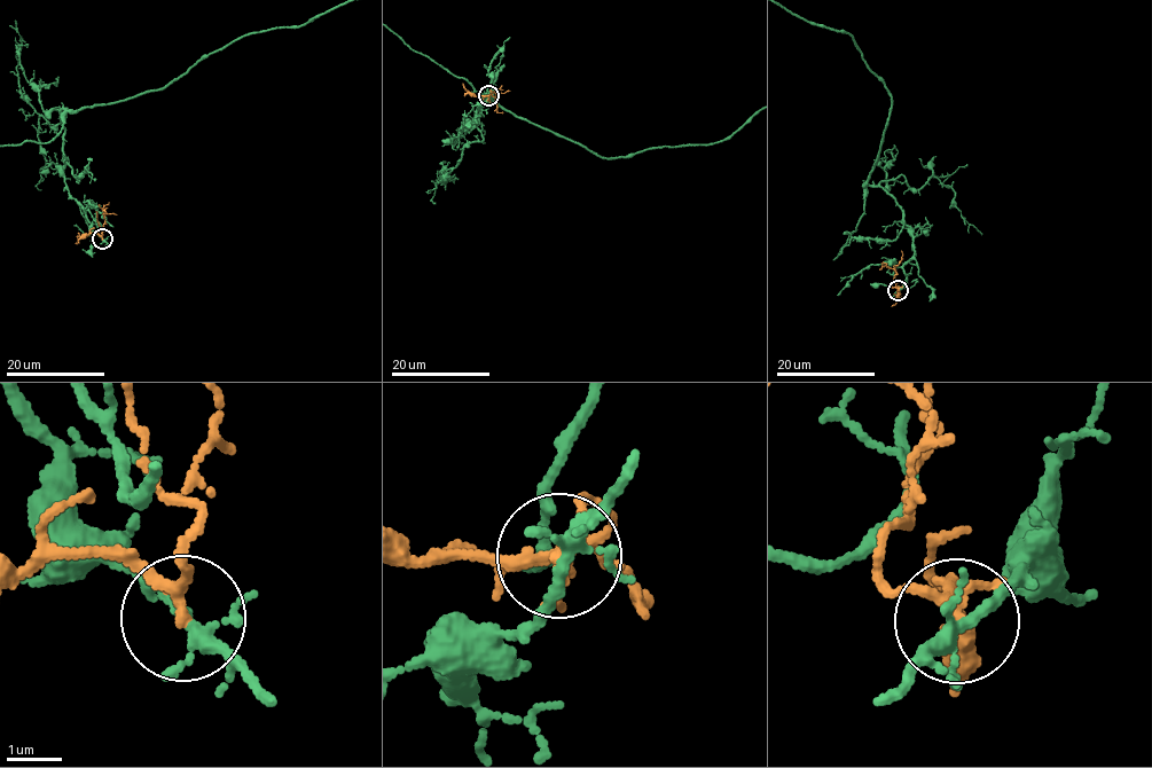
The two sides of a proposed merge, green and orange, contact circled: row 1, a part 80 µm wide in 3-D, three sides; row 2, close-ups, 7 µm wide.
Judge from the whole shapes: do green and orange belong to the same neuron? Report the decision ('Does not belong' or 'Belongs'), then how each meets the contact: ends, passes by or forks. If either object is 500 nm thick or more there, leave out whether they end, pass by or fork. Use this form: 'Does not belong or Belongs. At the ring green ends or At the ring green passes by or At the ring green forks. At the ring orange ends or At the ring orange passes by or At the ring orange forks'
Does not belong. At the ring green forks. At the ring orange forks

